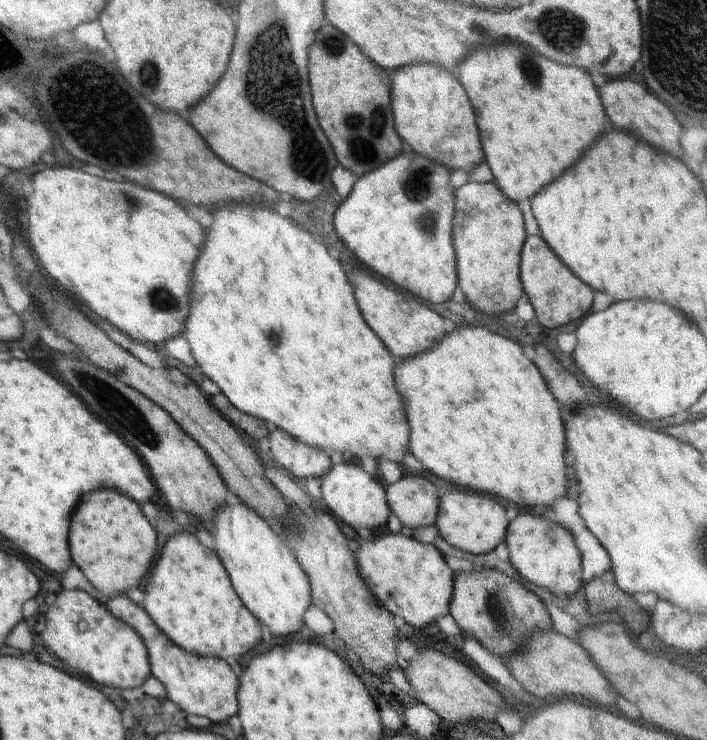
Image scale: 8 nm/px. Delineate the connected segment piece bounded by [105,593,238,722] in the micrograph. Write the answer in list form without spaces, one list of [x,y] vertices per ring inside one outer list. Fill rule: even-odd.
[[[124,593],[110,598],[105,607],[114,617],[127,623],[130,628],[134,628],[136,634],[142,638],[146,652],[148,652],[150,672],[166,688],[166,699],[172,700],[180,707],[181,711],[206,716],[211,722],[222,722],[228,716],[236,714],[236,710],[238,710],[238,706],[236,706],[238,680],[236,680],[232,668],[224,660],[196,656],[178,648],[166,634],[156,628],[156,624],[150,619],[146,610],[132,602]]]

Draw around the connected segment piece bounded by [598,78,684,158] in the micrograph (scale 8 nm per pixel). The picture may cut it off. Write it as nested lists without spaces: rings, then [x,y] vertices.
[[[614,78],[608,80],[602,88],[598,89],[598,98],[604,104],[604,110],[608,114],[608,118],[614,122],[614,126],[618,130],[626,130],[626,132],[634,132],[636,136],[640,136],[642,140],[654,144],[656,148],[660,148],[662,152],[668,152],[676,158],[682,158],[682,148],[678,144],[678,134],[680,134],[680,124],[674,118],[674,114],[668,110],[666,104],[662,104],[654,94],[650,94],[644,86],[640,86],[634,80],[626,80],[626,78]]]

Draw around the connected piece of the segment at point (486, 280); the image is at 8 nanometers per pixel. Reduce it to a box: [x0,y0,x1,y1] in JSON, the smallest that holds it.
[454,182,526,315]

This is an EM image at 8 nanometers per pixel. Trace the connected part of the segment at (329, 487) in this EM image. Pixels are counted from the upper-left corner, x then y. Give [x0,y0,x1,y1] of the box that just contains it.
[322,464,390,533]

